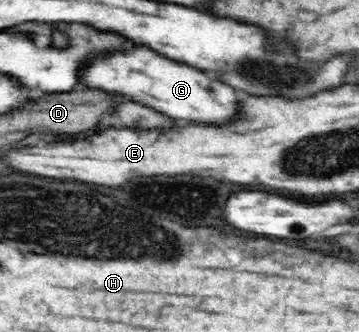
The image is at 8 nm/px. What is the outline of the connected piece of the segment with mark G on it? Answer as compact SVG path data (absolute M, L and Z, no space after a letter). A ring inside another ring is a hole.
M137 46L131 52L115 50L103 58L91 58L84 66L79 77L85 90L123 95L175 120L213 120L217 124L217 120L229 120L233 108L237 108L231 86L209 80L201 70L163 58L147 46Z

